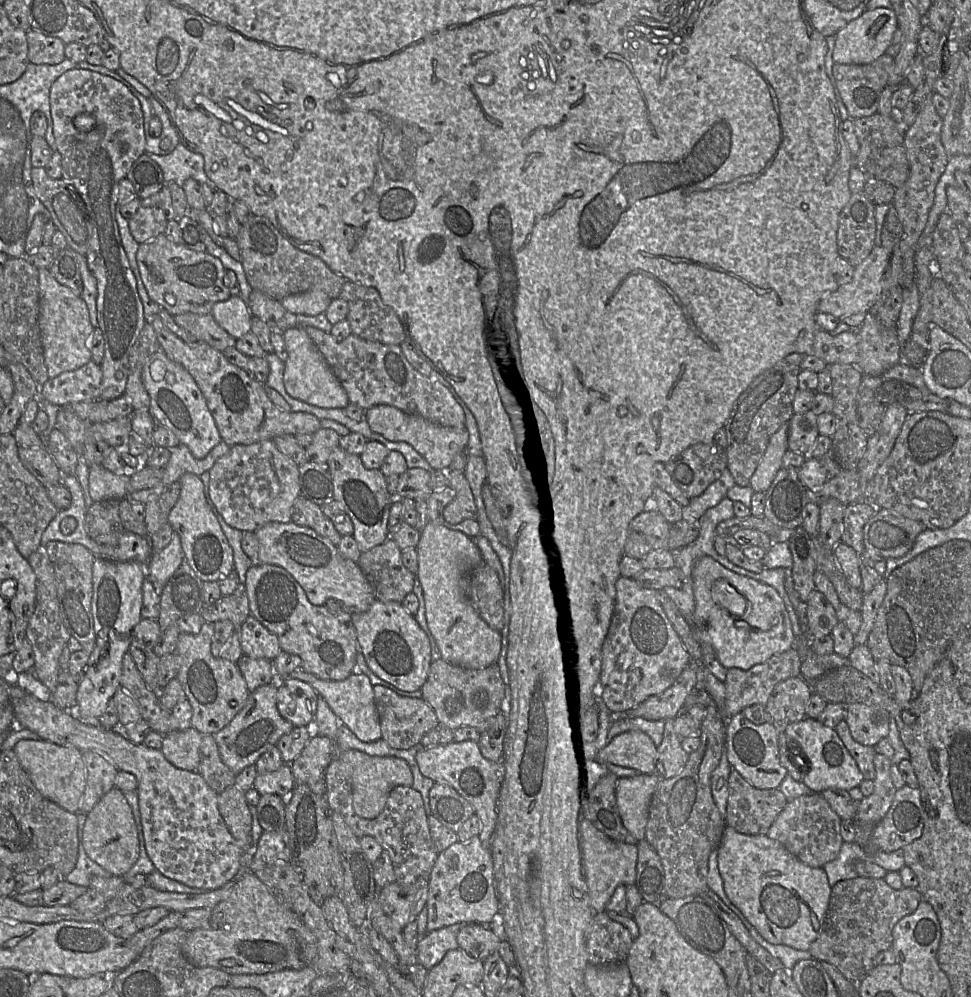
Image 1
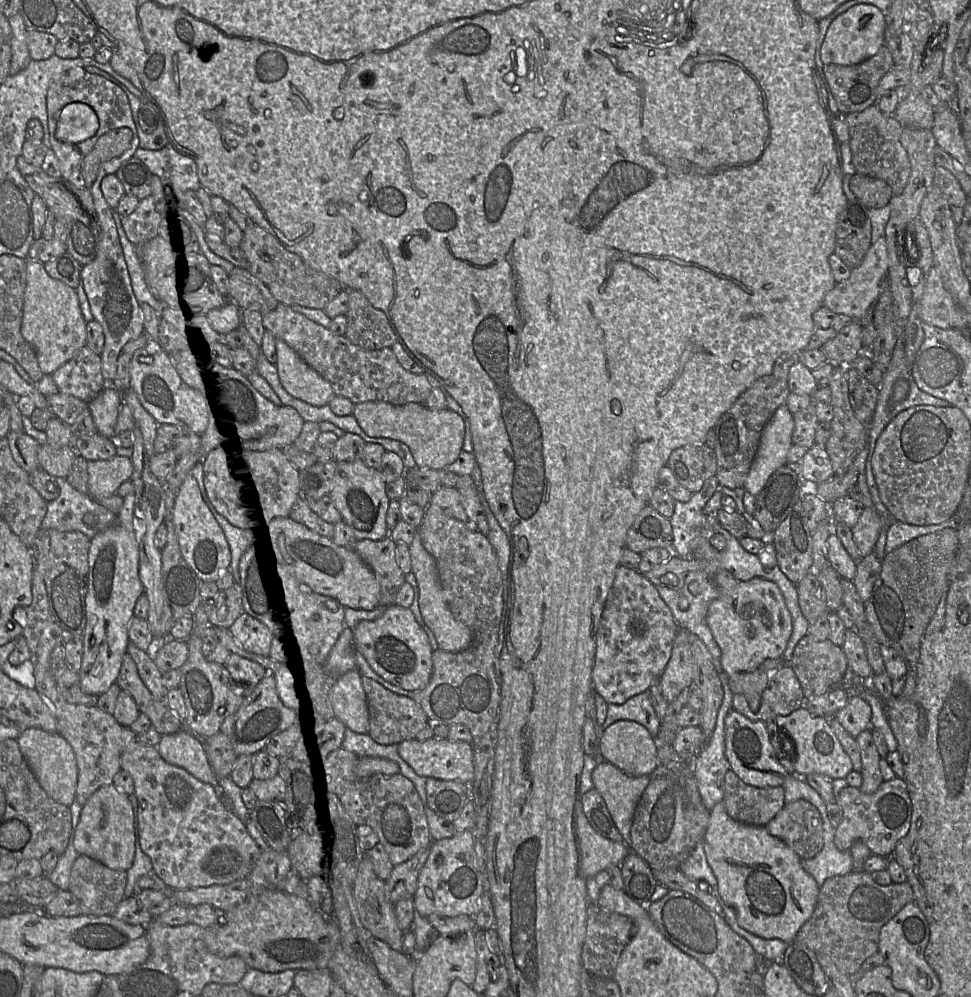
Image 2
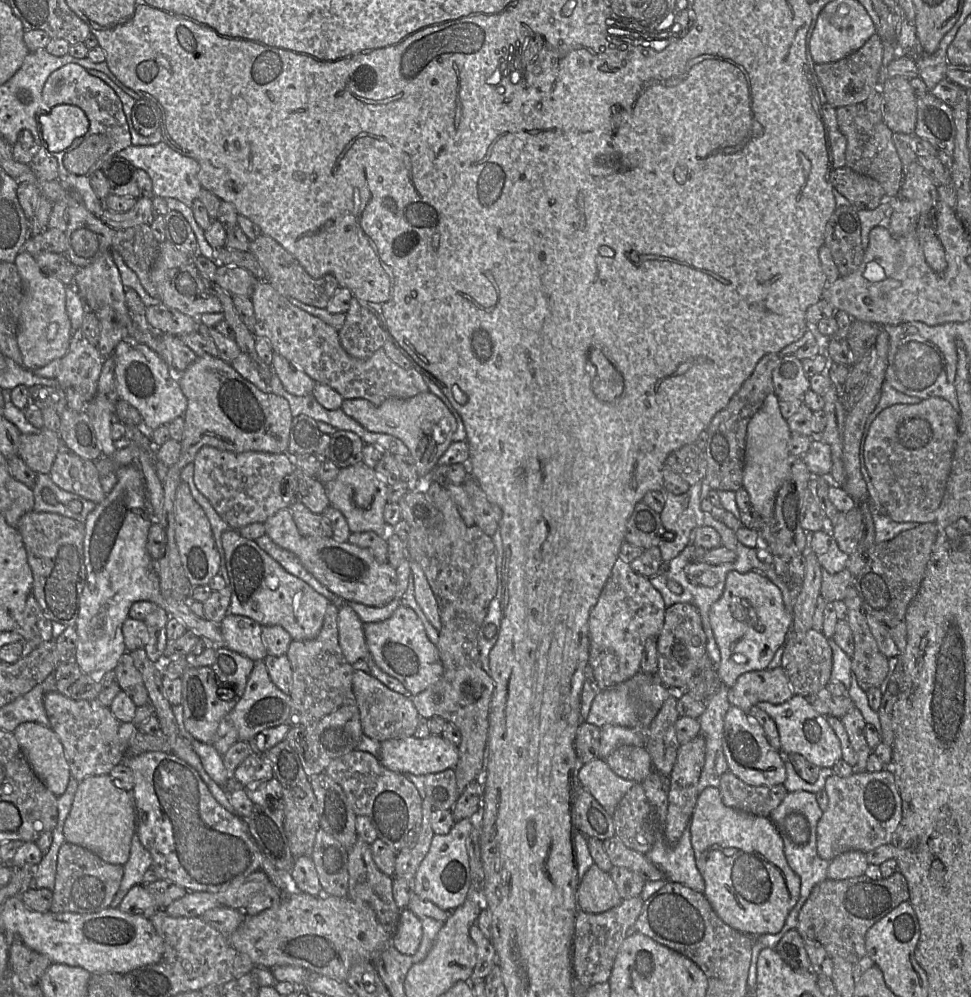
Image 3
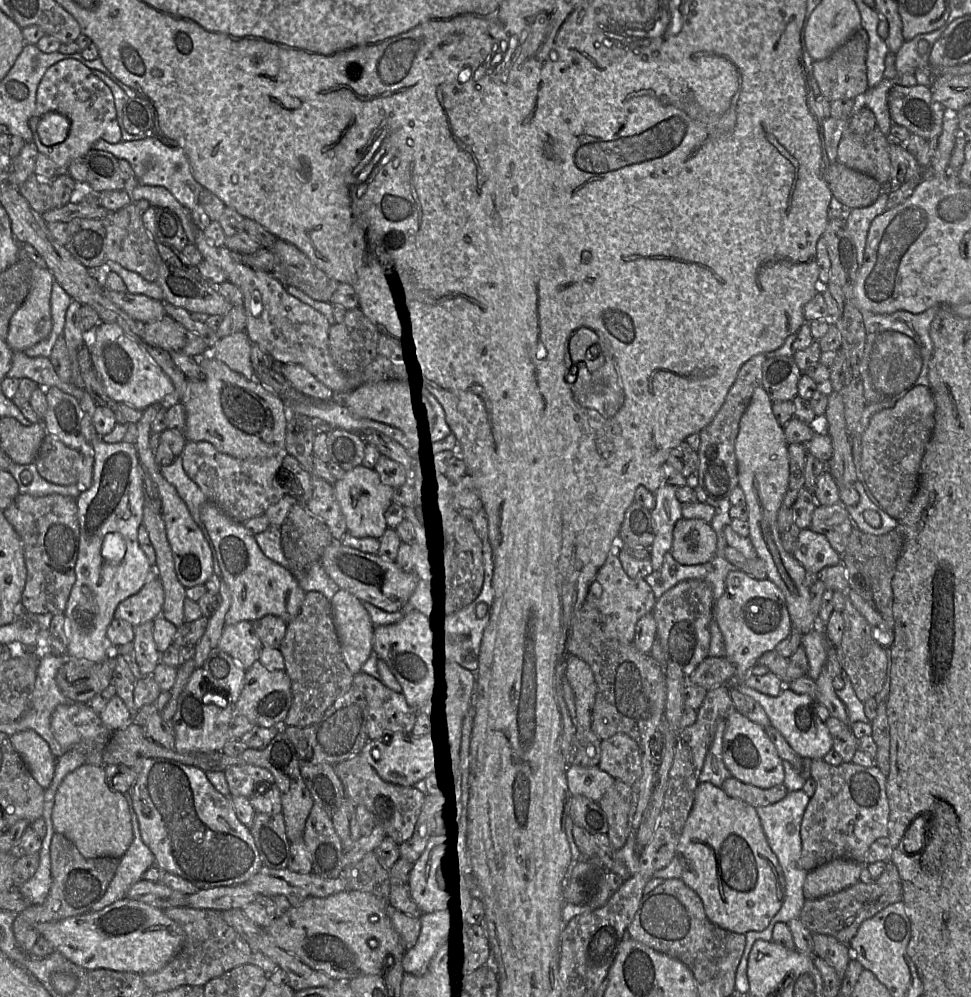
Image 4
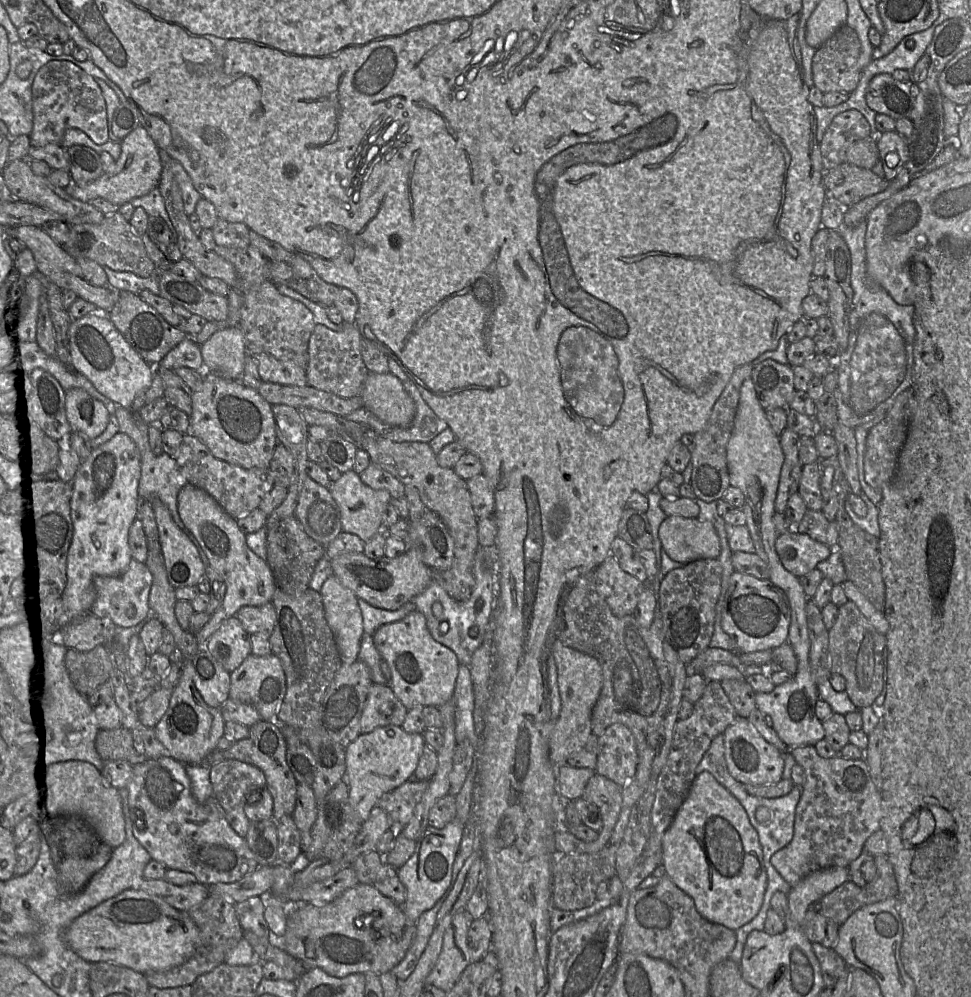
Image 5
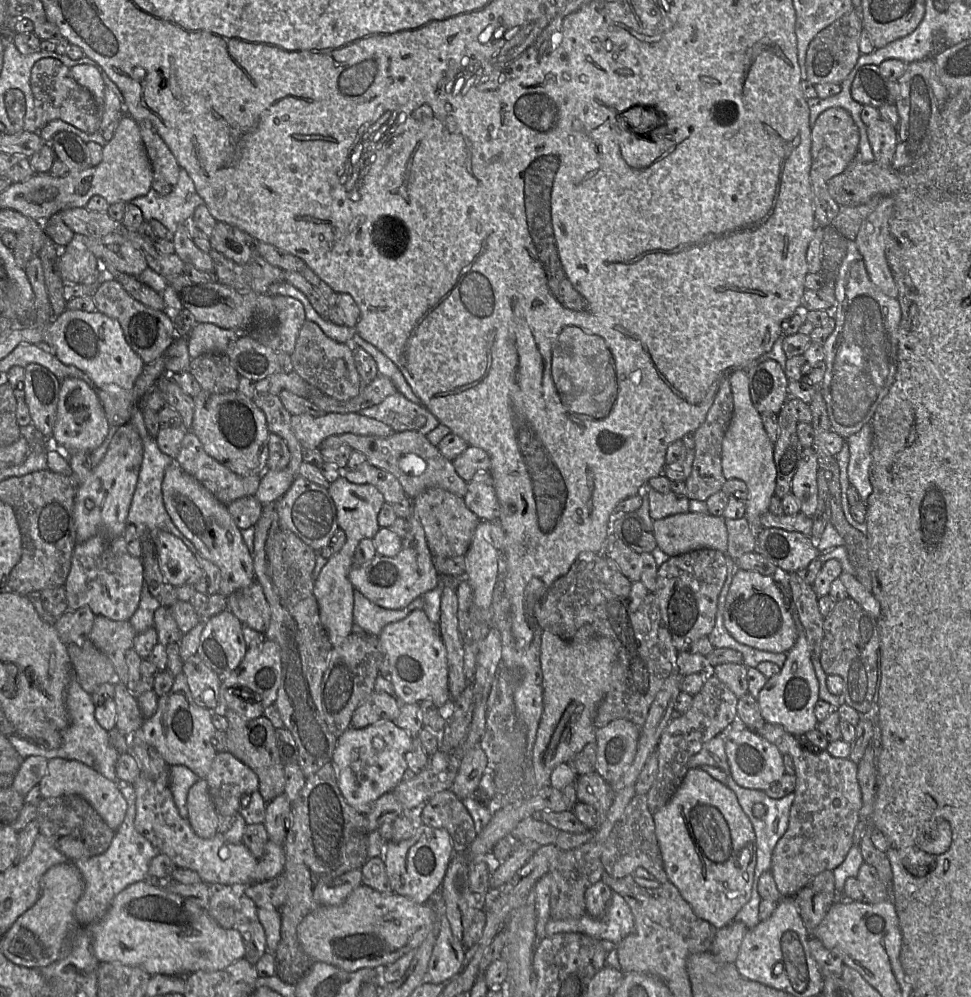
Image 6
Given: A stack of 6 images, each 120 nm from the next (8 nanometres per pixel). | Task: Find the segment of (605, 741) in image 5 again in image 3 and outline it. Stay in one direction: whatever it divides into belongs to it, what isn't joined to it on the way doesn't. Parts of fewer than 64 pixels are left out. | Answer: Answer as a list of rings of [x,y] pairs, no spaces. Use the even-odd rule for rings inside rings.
[[[633,745],[618,747],[605,761],[616,775],[636,783],[642,783],[654,769],[646,748]]]

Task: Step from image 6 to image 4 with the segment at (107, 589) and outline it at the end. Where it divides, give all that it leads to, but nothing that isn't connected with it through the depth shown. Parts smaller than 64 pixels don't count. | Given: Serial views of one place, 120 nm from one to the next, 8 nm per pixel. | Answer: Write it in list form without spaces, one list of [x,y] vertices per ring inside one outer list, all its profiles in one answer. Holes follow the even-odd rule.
[[[155,570],[140,591],[123,600],[116,608],[115,619],[129,622],[133,627],[153,621],[161,615],[164,590]]]

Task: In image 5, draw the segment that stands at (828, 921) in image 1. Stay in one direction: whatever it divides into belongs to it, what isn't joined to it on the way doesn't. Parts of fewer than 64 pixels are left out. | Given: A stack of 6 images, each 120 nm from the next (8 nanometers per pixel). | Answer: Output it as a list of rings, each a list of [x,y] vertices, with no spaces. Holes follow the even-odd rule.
[[[877,855],[870,857],[876,866],[876,876],[874,879],[865,884],[864,887],[858,887],[851,881],[847,881],[837,887],[832,892],[822,897],[815,907],[818,912],[829,920],[832,920],[837,926],[841,926],[856,911],[866,906],[884,901],[889,898],[896,898],[898,894],[898,886],[893,866],[889,862],[887,855]]]

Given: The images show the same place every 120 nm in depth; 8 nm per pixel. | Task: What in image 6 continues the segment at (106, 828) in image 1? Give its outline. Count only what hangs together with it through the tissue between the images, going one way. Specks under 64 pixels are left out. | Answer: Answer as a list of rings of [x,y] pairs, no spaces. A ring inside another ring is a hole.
[[[54,758],[48,760],[47,771],[41,779],[40,792],[43,798],[74,794],[84,798],[97,811],[105,823],[115,832],[125,819],[127,802],[123,797],[119,783],[112,782],[79,761]]]

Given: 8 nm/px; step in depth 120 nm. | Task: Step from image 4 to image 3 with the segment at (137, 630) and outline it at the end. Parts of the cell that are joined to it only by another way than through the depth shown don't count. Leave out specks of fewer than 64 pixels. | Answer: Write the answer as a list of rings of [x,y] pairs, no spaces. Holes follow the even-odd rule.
[[[156,606],[143,621],[147,628],[147,641],[143,649],[149,660],[157,665],[168,643],[166,637],[166,624],[168,618],[169,615],[166,611]]]

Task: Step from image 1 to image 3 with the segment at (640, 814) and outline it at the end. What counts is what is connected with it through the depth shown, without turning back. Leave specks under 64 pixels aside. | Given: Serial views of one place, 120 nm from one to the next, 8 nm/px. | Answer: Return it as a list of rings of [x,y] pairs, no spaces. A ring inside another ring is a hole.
[[[597,758],[585,763],[577,777],[587,790],[611,816],[625,794],[636,784],[616,775],[605,760]]]

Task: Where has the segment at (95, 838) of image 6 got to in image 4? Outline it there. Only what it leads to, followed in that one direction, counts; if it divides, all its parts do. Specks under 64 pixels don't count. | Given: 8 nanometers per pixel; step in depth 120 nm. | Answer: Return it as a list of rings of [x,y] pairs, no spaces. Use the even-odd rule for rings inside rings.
[[[57,832],[51,840],[50,858],[52,883],[48,896],[43,903],[31,905],[18,913],[13,923],[18,946],[36,959],[45,958],[54,951],[51,944],[37,931],[37,925],[95,912],[92,908],[104,896],[120,862],[120,859],[112,857],[85,858],[71,841]]]

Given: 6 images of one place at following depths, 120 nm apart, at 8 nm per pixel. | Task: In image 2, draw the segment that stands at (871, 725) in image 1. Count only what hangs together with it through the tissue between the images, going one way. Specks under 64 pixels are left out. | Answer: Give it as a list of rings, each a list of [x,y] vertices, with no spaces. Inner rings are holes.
[[[860,696],[849,697],[847,705],[834,718],[854,739],[862,731],[871,730],[871,708]]]

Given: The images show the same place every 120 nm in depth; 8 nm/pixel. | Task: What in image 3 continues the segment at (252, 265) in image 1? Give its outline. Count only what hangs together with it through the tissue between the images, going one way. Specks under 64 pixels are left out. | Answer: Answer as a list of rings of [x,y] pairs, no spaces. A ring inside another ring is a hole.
[[[261,234],[250,241],[249,251],[256,256],[265,273],[265,279],[258,280],[268,281],[280,294],[286,297],[297,298],[305,304],[325,308],[339,287],[337,279],[332,274],[326,274],[319,278],[312,277],[298,259],[272,237]]]

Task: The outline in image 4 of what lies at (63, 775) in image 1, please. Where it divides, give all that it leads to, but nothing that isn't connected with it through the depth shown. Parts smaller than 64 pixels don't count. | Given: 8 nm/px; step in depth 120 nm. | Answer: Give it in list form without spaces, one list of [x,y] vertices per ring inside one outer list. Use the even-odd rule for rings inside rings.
[[[24,730],[10,736],[11,743],[21,755],[33,778],[47,789],[55,773],[57,758],[49,744],[34,730]]]

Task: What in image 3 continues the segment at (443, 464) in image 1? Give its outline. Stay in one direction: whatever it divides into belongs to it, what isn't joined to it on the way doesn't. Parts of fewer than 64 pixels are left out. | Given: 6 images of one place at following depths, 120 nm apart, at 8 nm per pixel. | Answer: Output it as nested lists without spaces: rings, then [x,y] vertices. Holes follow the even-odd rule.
[[[431,391],[406,399],[389,398],[380,405],[367,399],[344,399],[341,409],[371,432],[390,434],[399,438],[409,449],[419,477],[426,481],[440,457],[454,441],[457,421],[446,405]]]

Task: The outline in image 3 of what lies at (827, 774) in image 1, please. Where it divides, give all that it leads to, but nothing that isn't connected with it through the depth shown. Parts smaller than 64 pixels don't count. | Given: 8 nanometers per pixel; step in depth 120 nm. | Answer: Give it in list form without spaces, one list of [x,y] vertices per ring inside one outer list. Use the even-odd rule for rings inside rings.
[[[793,695],[779,705],[759,702],[757,707],[766,712],[775,722],[781,743],[780,753],[783,756],[799,754],[820,768],[833,768],[835,763],[842,759],[839,739],[829,726],[826,717],[818,714],[805,697]]]

